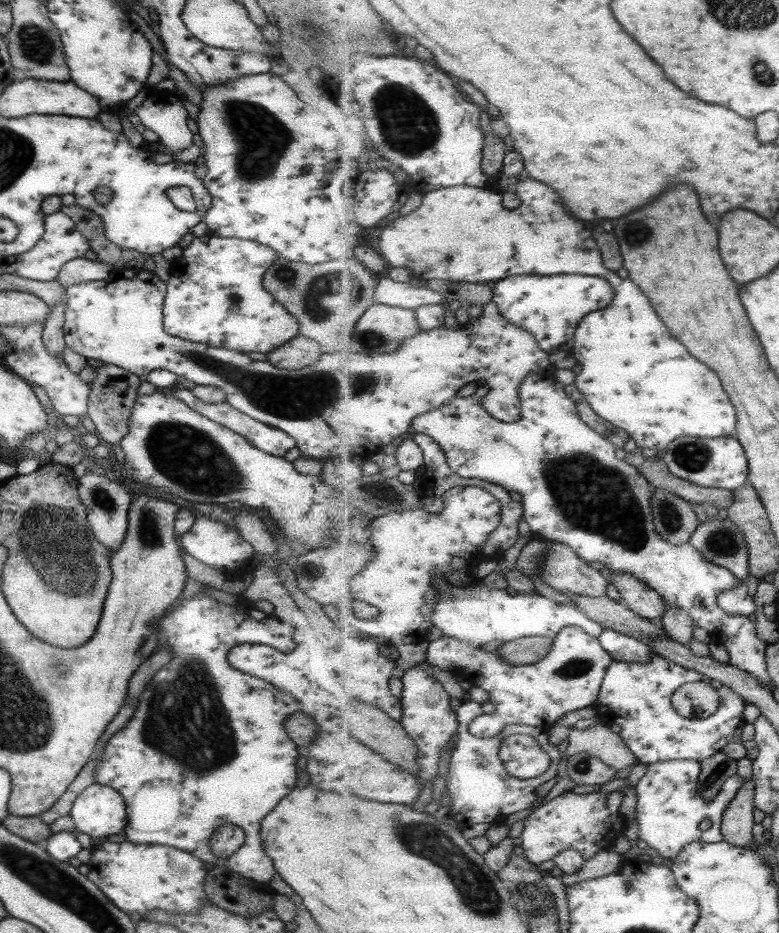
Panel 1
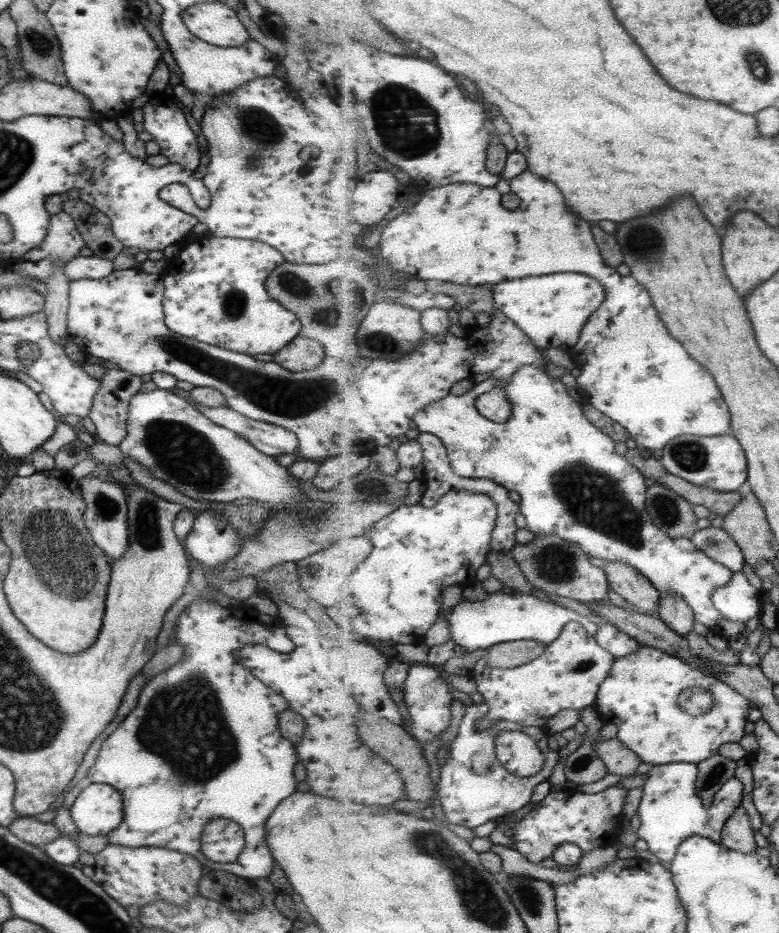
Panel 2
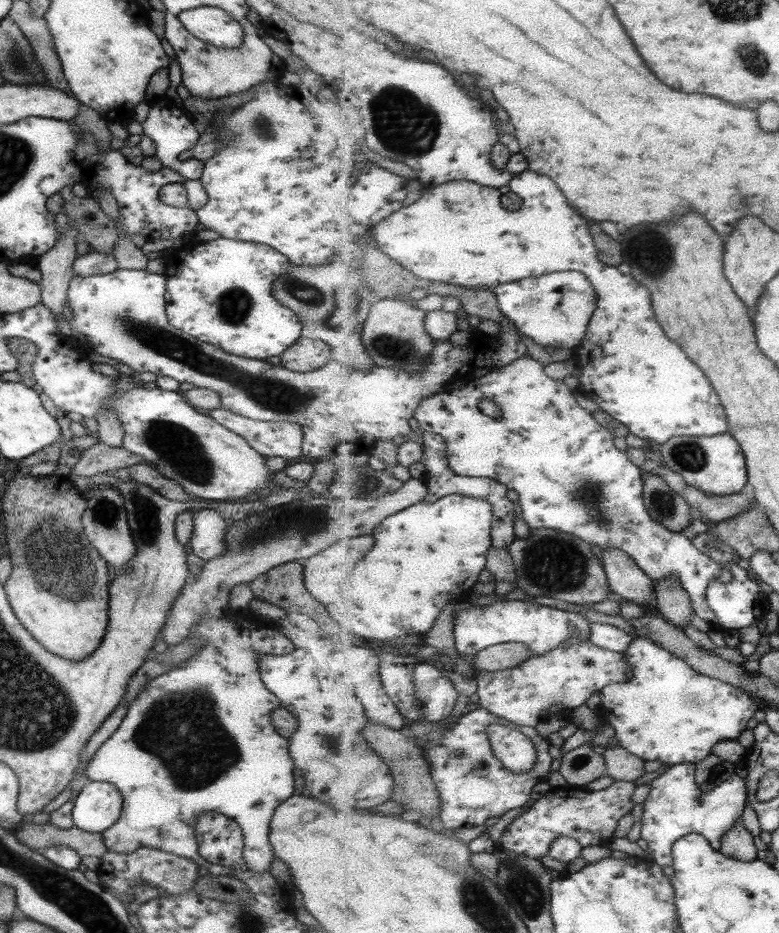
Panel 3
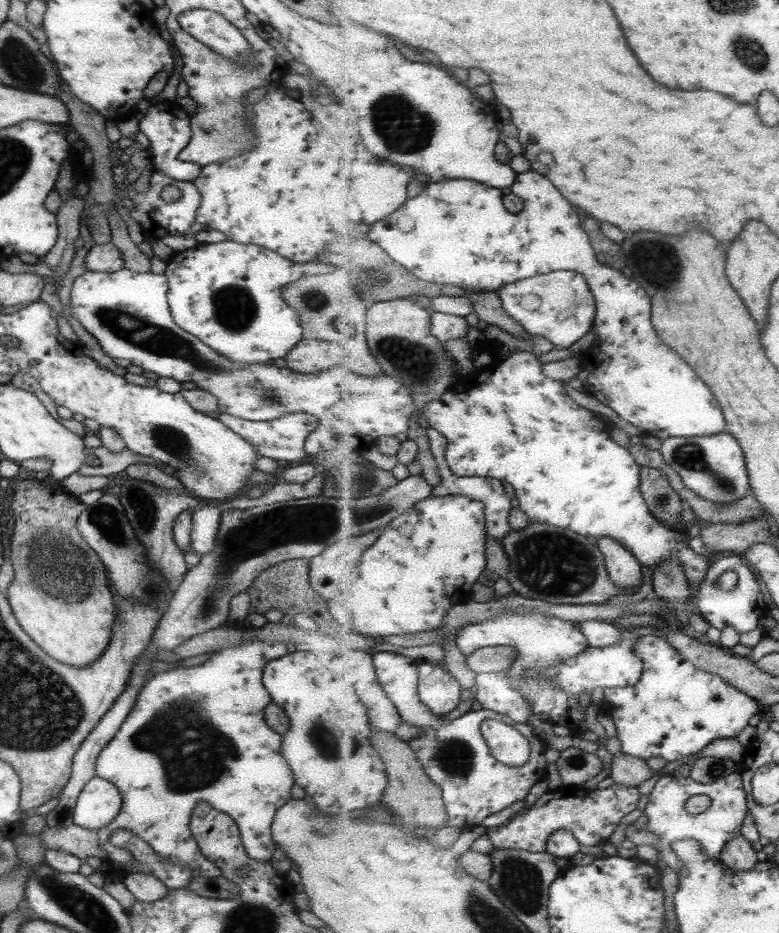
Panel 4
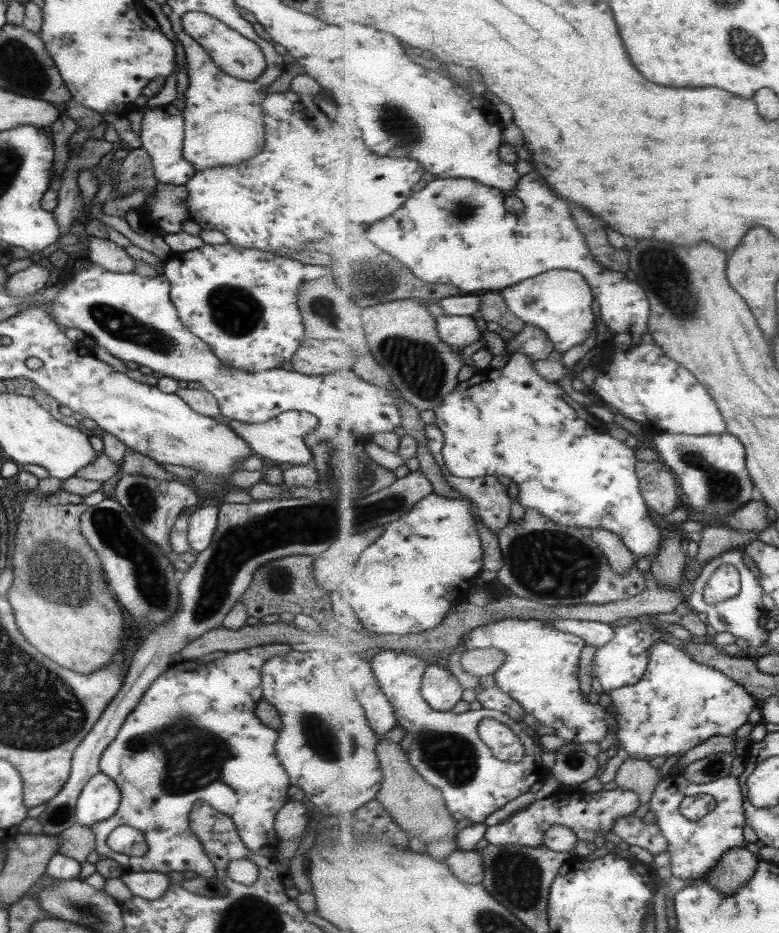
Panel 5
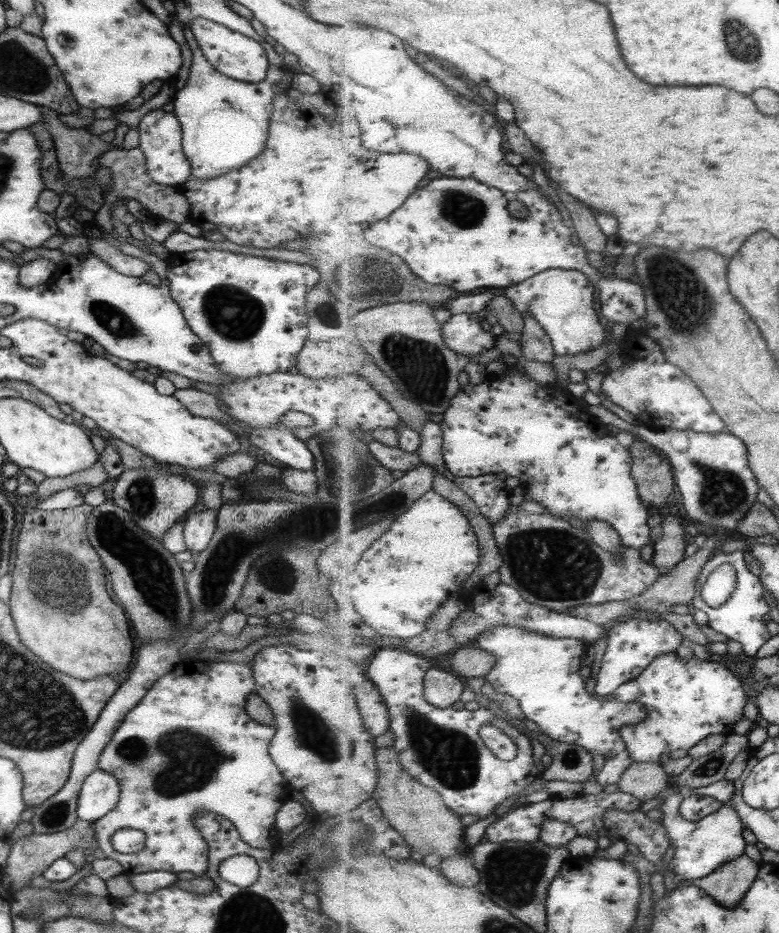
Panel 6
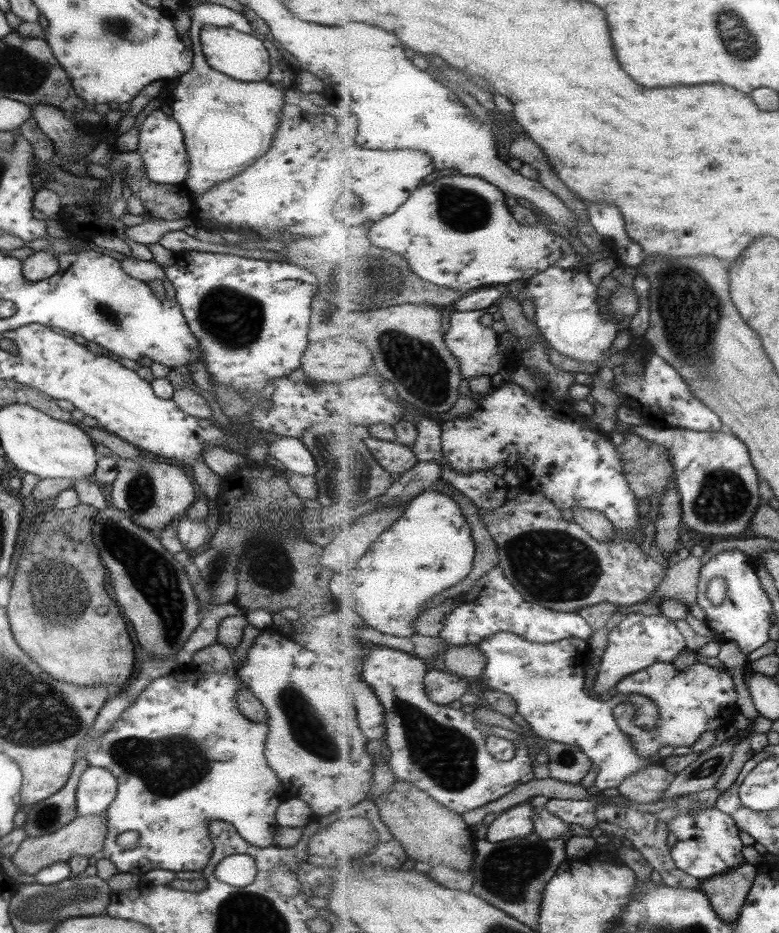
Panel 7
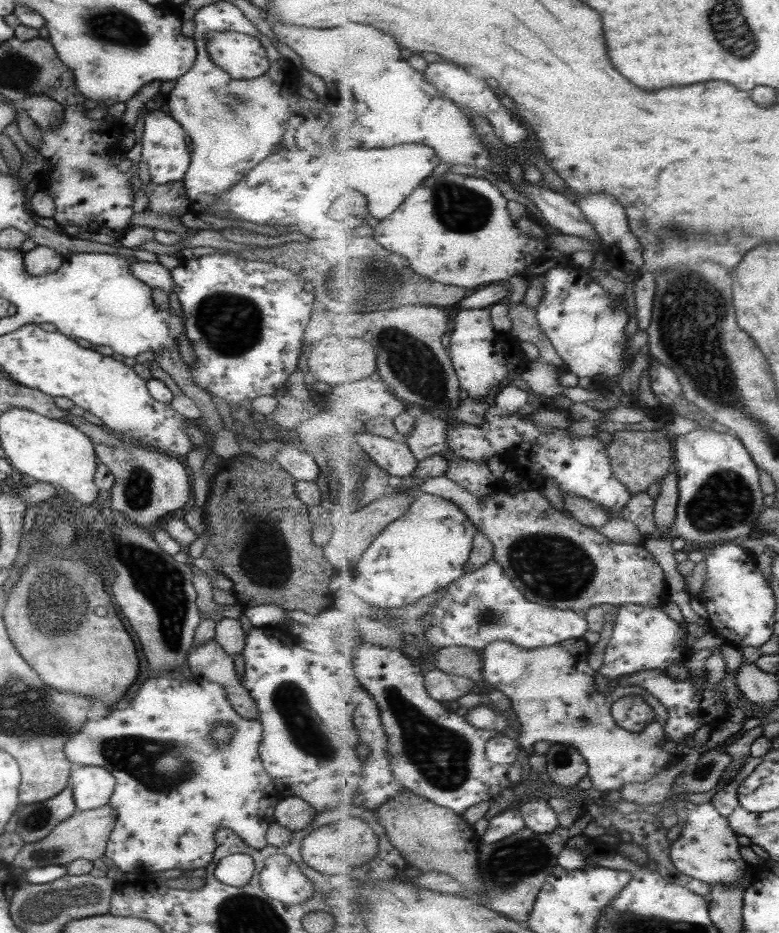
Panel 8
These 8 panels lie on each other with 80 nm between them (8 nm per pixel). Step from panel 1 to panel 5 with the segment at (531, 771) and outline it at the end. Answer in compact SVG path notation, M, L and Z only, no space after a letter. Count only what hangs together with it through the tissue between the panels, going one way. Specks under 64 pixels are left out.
M483 719L479 725L479 734L498 759L521 763L523 757L526 756L526 746L523 741L504 722Z

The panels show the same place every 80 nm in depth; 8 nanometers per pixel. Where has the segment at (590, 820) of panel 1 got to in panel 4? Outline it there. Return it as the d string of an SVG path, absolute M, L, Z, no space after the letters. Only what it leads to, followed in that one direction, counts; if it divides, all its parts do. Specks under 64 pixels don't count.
M613 783L604 789L585 789L583 786L561 786L547 790L522 814L515 815L505 825L491 827L487 836L496 849L517 849L533 853L546 852L547 842L558 830L569 830L584 846L607 842L625 814L637 810L641 800L634 786Z

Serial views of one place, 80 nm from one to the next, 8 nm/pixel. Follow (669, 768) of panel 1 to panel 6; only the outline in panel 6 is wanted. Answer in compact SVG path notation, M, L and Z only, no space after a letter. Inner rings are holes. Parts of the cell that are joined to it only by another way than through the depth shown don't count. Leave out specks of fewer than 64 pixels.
M725 779L697 790L691 787L678 788L671 781L669 786L658 794L662 798L662 805L659 806L659 809L663 812L661 821L665 825L670 843L675 847L672 862L673 869L675 869L679 879L703 878L715 872L719 866L723 866L727 861L743 856L747 840L743 838L743 830L745 830L743 821L737 809L732 805L735 789L735 783ZM694 794L712 796L720 800L724 805L708 817L701 818L698 821L688 821L681 816L680 806L683 800Z

